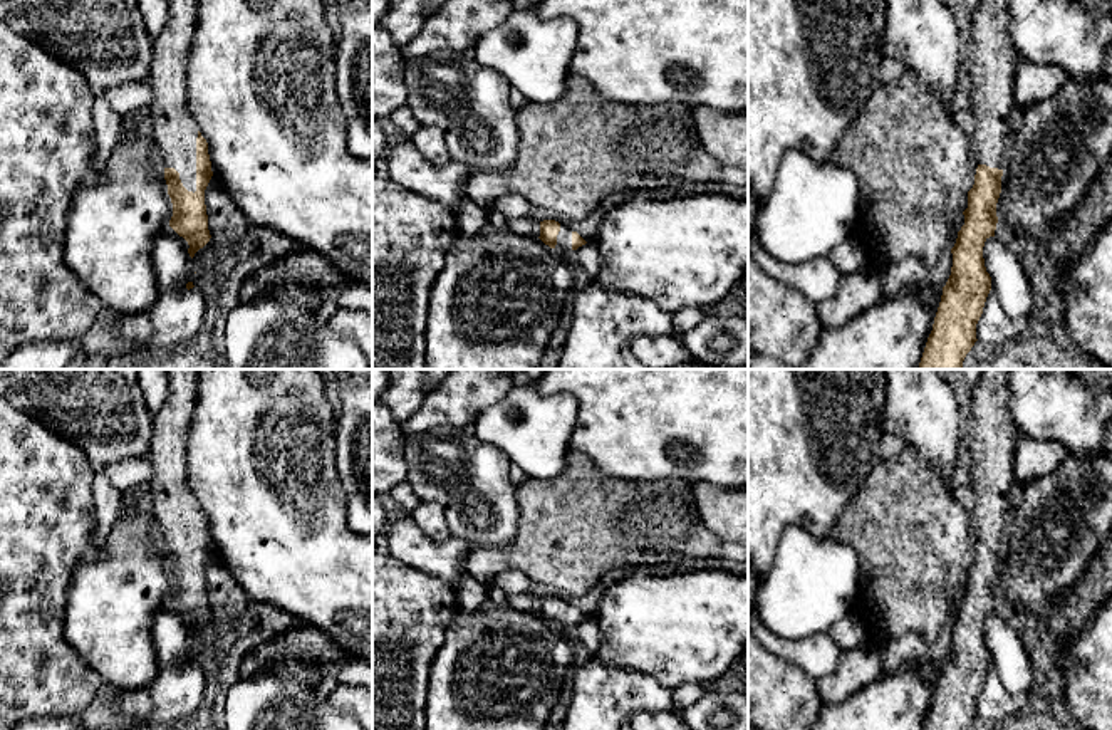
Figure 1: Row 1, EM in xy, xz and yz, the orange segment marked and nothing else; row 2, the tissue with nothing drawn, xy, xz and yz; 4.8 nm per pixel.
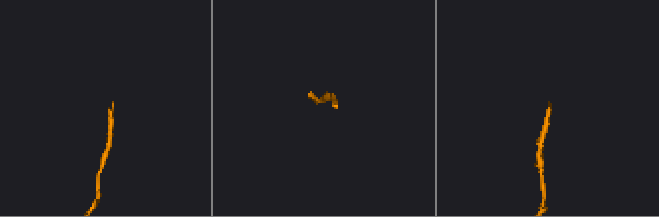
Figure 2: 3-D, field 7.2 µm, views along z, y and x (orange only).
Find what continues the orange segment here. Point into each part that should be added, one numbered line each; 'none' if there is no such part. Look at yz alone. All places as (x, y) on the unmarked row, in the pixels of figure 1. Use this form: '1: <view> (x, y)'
1: yz (993, 433)

